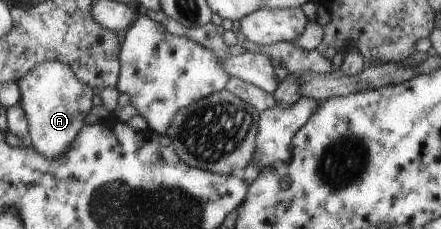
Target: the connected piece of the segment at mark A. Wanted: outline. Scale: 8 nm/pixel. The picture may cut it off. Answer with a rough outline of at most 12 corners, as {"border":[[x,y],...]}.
{"border":[[62,61],[22,77],[32,147],[68,153],[94,107],[92,85]]}

